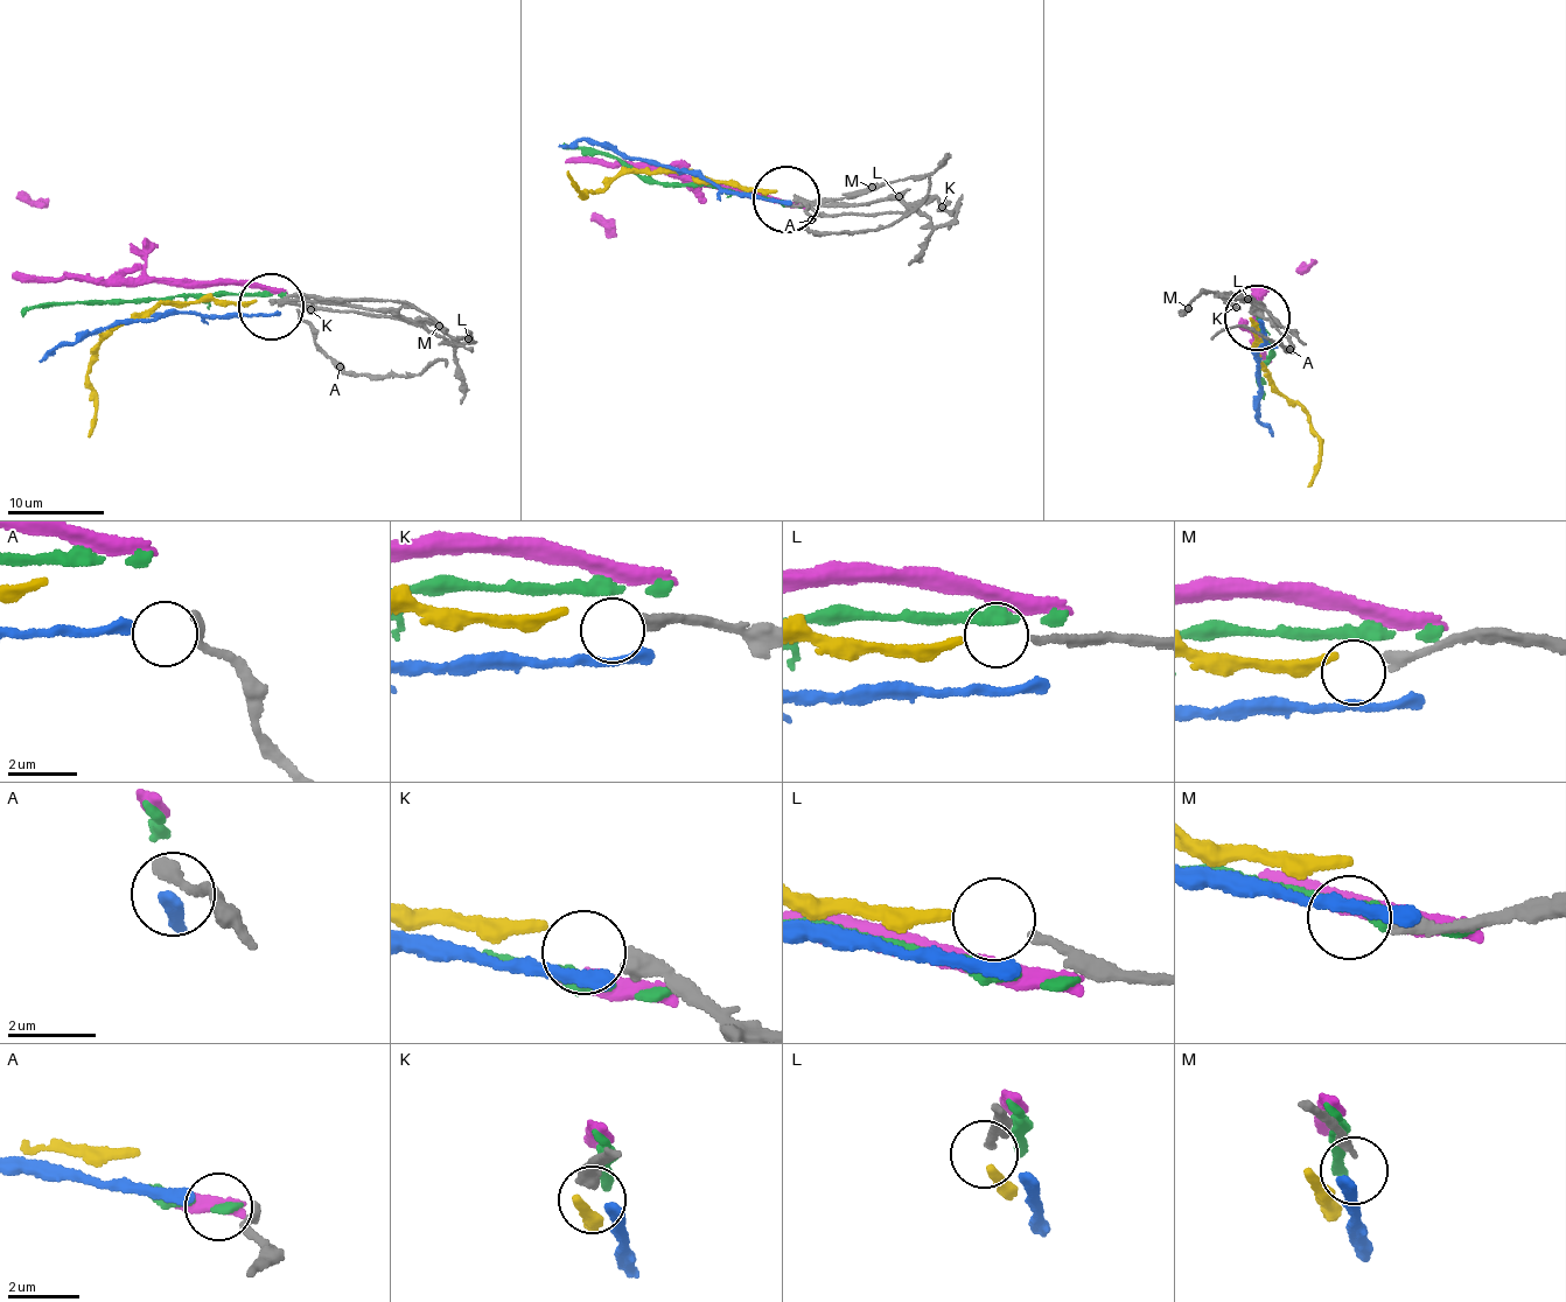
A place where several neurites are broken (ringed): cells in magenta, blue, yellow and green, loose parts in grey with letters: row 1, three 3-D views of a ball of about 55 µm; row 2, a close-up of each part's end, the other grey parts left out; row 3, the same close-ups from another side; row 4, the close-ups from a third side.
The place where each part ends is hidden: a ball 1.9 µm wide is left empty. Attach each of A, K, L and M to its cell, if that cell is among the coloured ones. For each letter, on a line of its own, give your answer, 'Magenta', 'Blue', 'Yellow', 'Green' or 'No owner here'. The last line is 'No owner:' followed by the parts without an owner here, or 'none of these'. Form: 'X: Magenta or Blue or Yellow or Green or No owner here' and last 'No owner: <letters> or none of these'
A: Blue
K: No owner here
L: Yellow
M: No owner here
No owner: K, M

